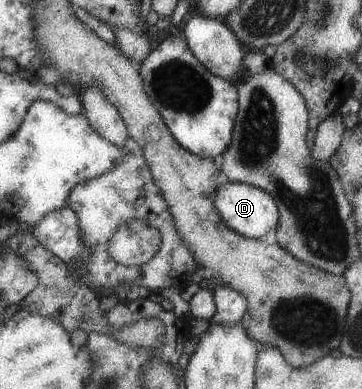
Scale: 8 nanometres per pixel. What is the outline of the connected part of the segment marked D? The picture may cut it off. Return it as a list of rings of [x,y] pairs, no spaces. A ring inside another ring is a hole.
[[[226,182],[220,184],[213,199],[215,208],[224,223],[240,235],[255,240],[267,238],[279,223],[279,210],[271,194],[263,189],[241,184],[240,182]]]

